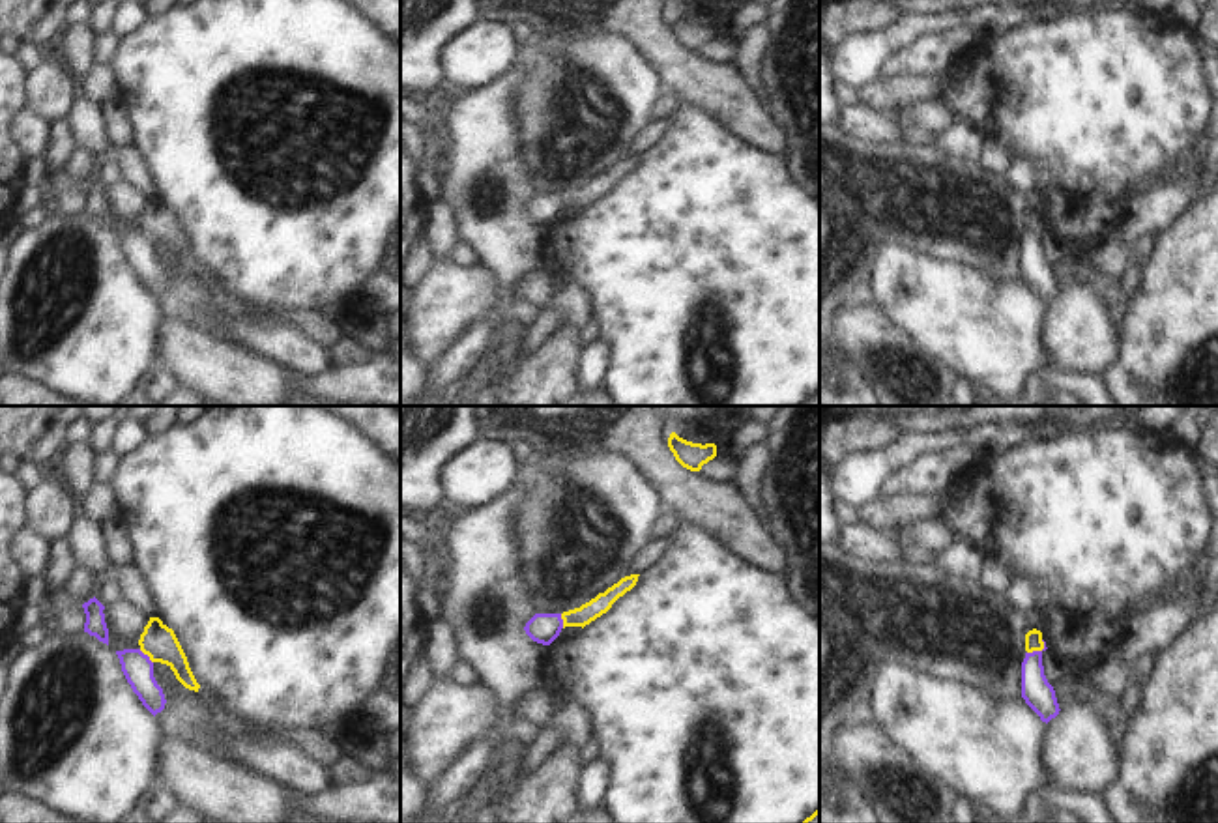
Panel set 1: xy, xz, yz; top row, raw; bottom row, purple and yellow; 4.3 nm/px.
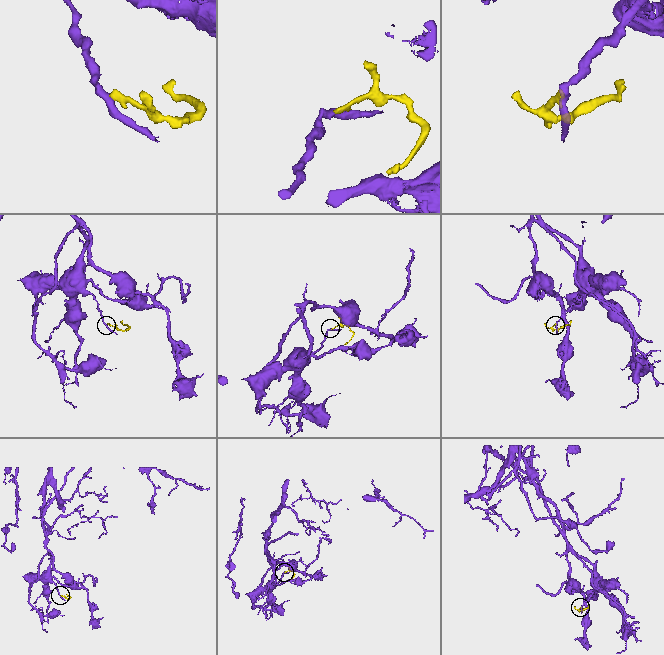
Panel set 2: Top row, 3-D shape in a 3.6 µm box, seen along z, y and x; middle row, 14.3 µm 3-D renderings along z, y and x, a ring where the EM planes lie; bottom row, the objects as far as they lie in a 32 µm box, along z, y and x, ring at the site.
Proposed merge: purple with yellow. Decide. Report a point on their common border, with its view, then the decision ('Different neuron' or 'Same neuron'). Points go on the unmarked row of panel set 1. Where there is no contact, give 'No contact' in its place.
Touches purple at yz (1037, 232). Different neuron

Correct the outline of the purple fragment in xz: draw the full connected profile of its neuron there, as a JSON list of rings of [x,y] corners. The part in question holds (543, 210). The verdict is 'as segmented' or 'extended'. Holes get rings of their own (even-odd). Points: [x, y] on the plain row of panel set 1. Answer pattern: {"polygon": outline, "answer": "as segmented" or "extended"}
{"polygon": [[[535,195],[524,208],[526,215],[543,226],[550,226],[561,213],[561,195]]], "answer": "as segmented"}

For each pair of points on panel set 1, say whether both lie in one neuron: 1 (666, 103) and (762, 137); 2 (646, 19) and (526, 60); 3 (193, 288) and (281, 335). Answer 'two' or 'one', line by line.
1: two
2: two
3: one

